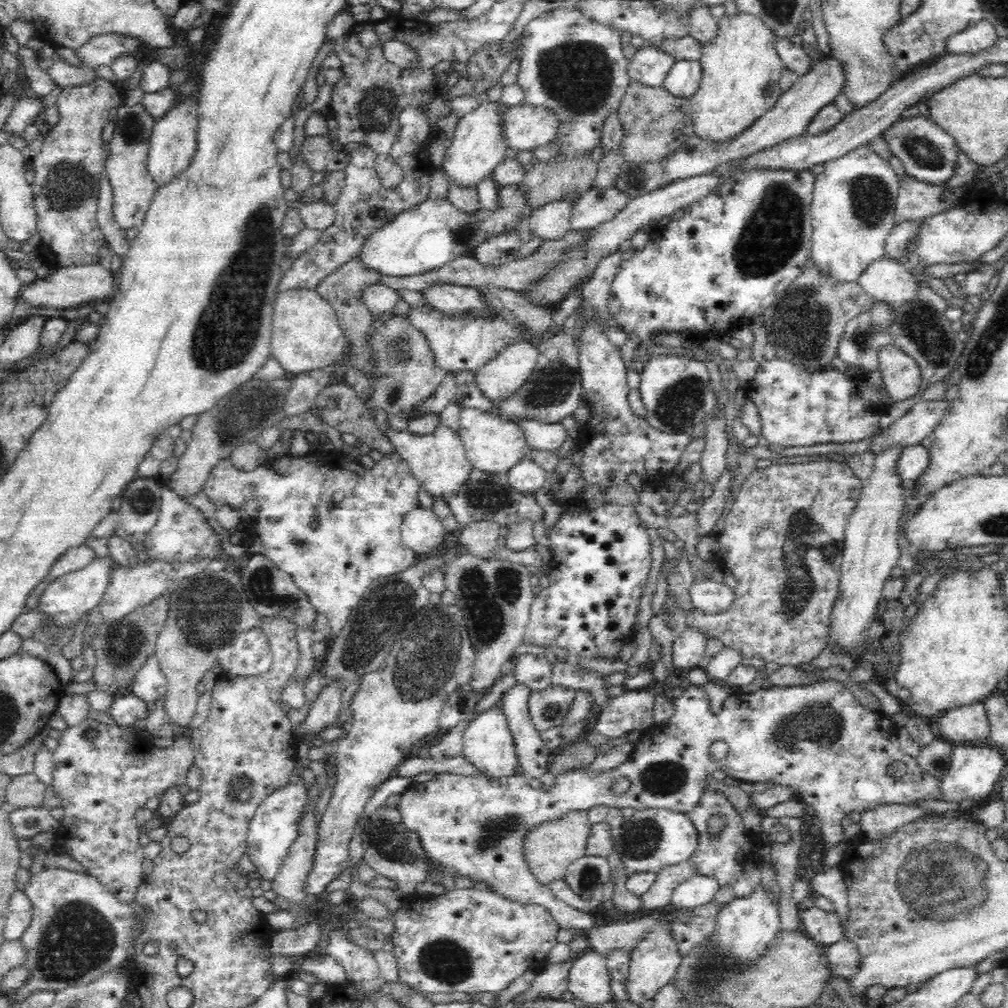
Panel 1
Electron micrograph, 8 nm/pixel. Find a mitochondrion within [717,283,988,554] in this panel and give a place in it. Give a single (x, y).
(919, 323)

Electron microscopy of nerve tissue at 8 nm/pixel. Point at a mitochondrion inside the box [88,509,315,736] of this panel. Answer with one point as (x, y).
(208, 610)

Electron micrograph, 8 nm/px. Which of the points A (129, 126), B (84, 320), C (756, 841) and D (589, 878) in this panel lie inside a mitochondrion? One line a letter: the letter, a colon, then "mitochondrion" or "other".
A: mitochondrion
B: other
C: other
D: mitochondrion

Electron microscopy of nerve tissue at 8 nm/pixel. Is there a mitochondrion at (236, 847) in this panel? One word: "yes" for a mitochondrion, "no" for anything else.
no

